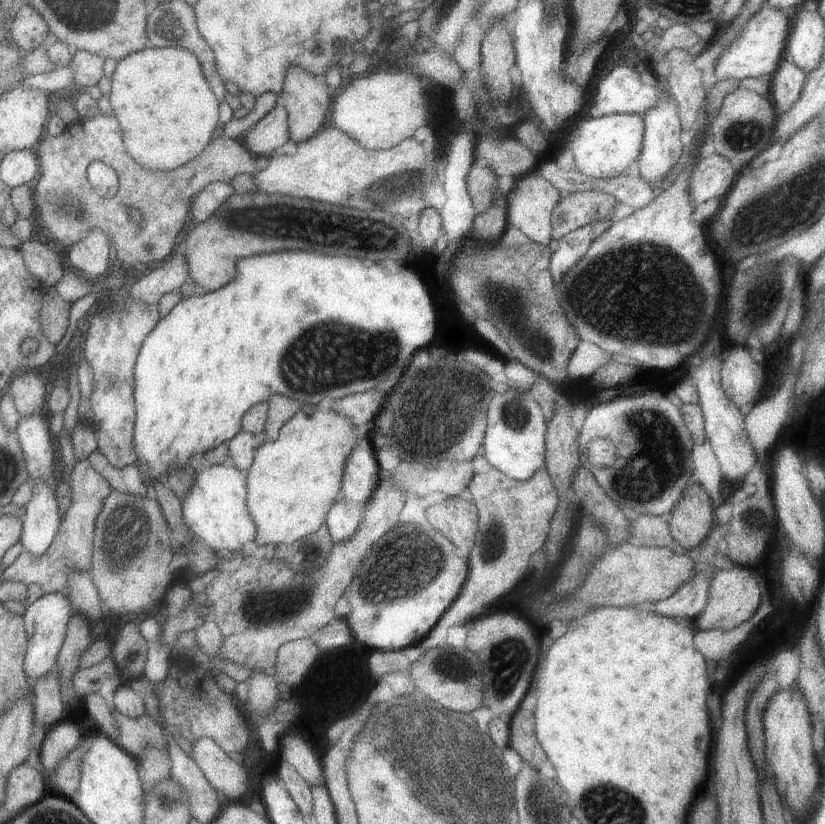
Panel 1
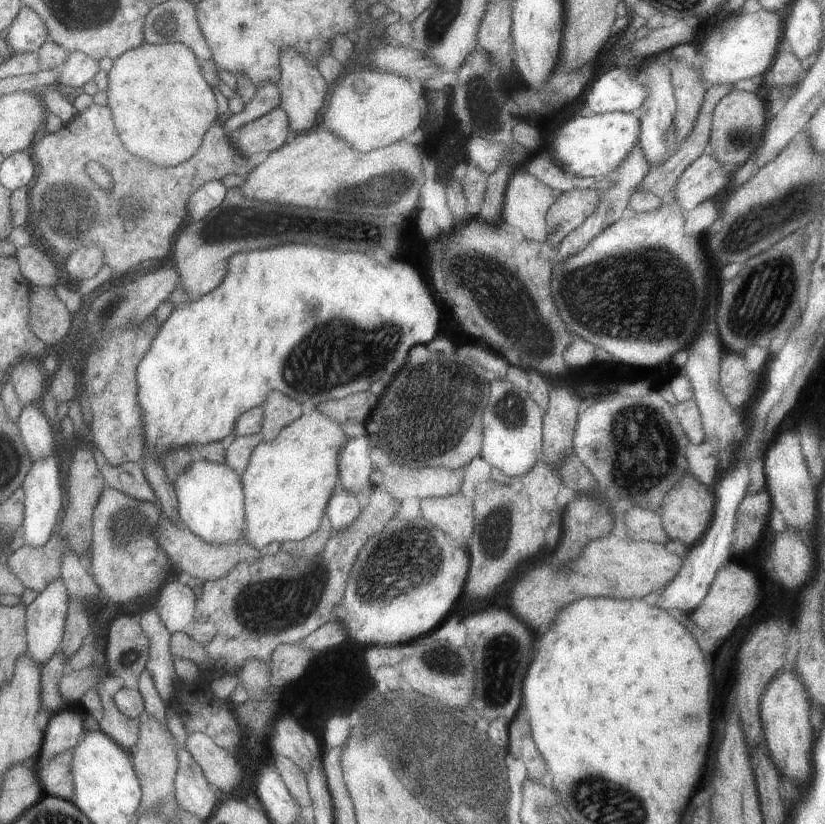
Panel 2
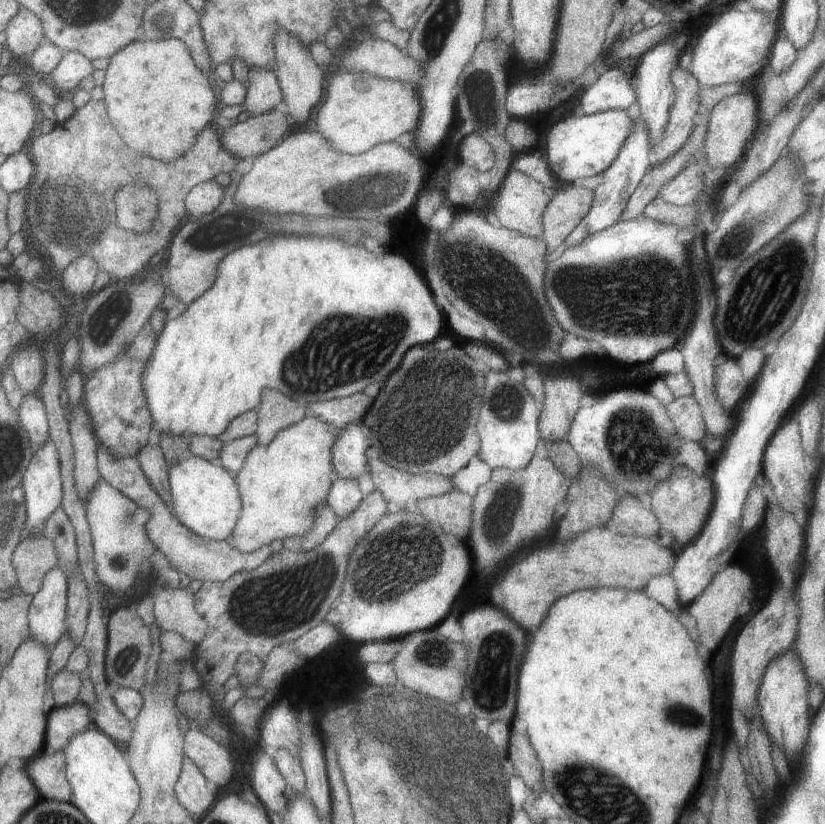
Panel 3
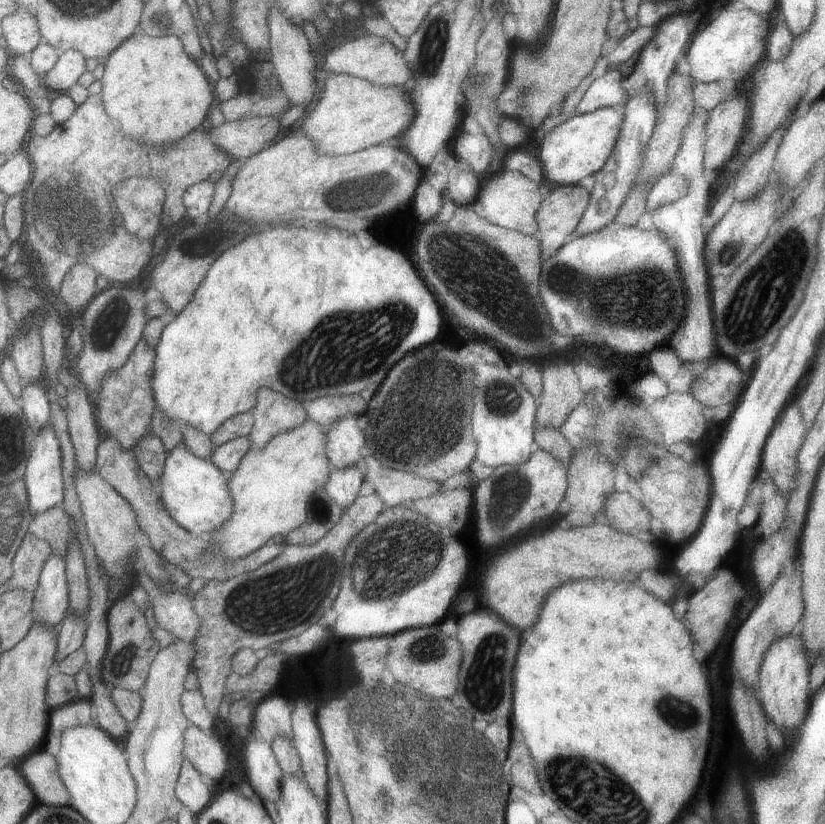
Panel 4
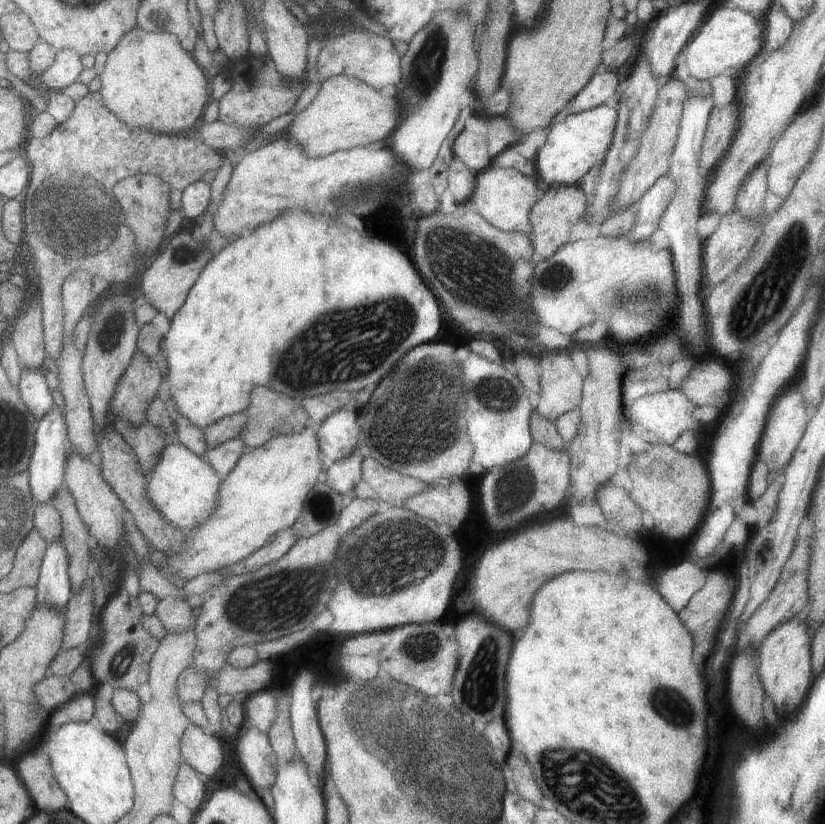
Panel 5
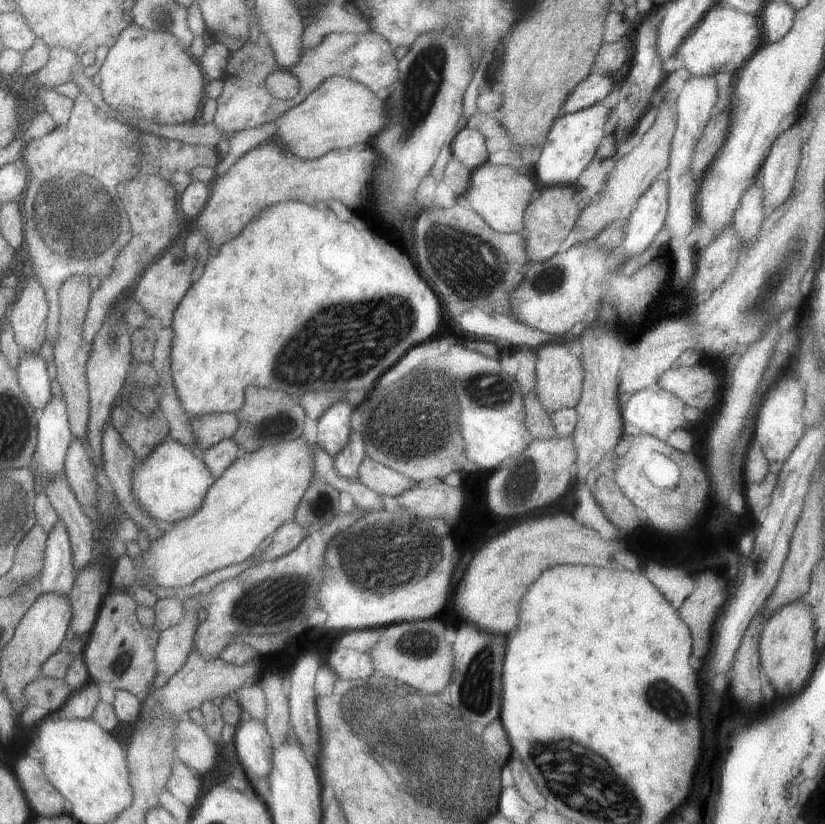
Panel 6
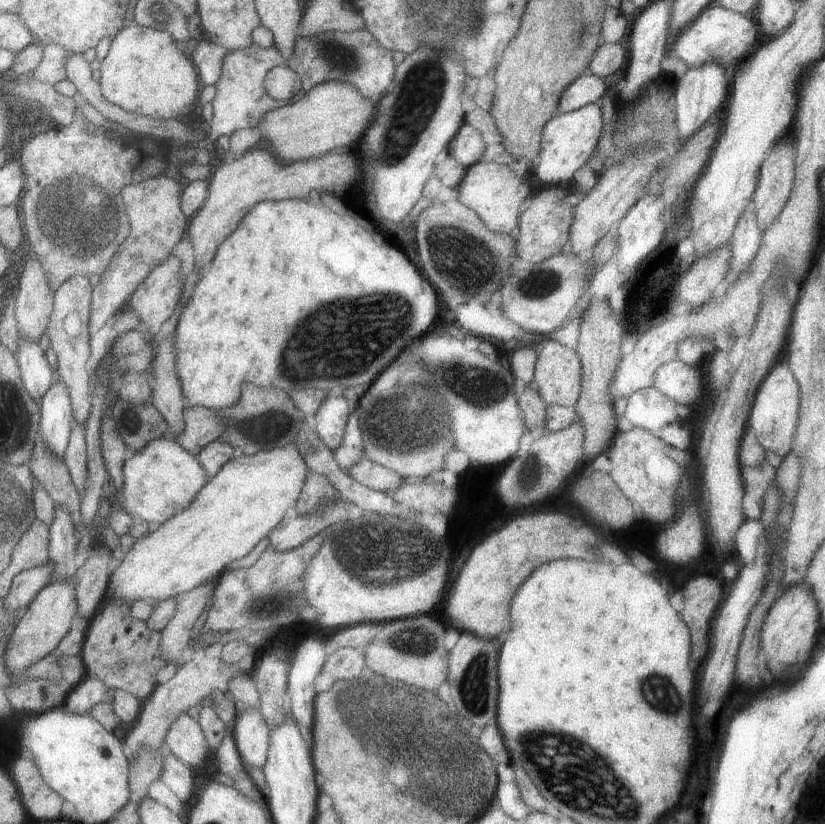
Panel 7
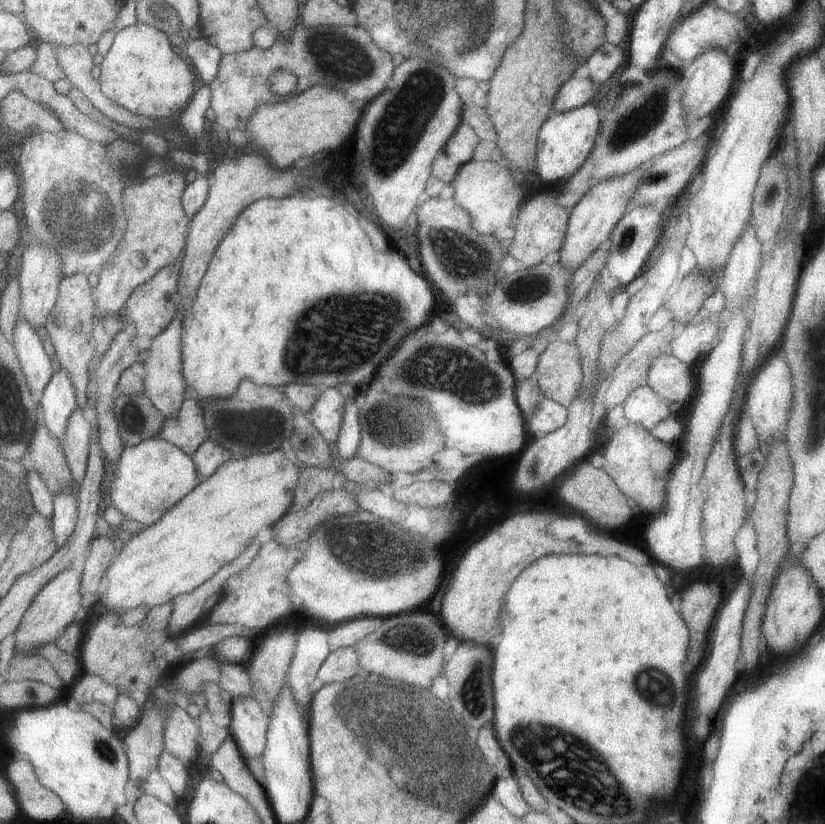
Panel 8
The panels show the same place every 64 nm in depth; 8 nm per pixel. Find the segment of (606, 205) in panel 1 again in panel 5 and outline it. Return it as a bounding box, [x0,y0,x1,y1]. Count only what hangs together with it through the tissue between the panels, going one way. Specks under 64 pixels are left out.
[529,186,587,260]

